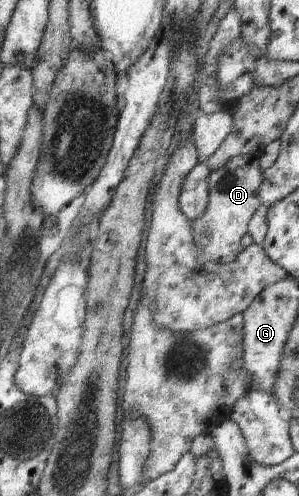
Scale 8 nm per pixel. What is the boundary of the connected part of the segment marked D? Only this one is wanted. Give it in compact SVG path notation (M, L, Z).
M258 155L233 158L226 166L211 171L209 207L200 219L193 220L191 224L195 241L211 261L218 261L220 264L236 262L241 254L240 242L249 234L250 221L261 207L261 186L264 182L265 175L260 168Z

